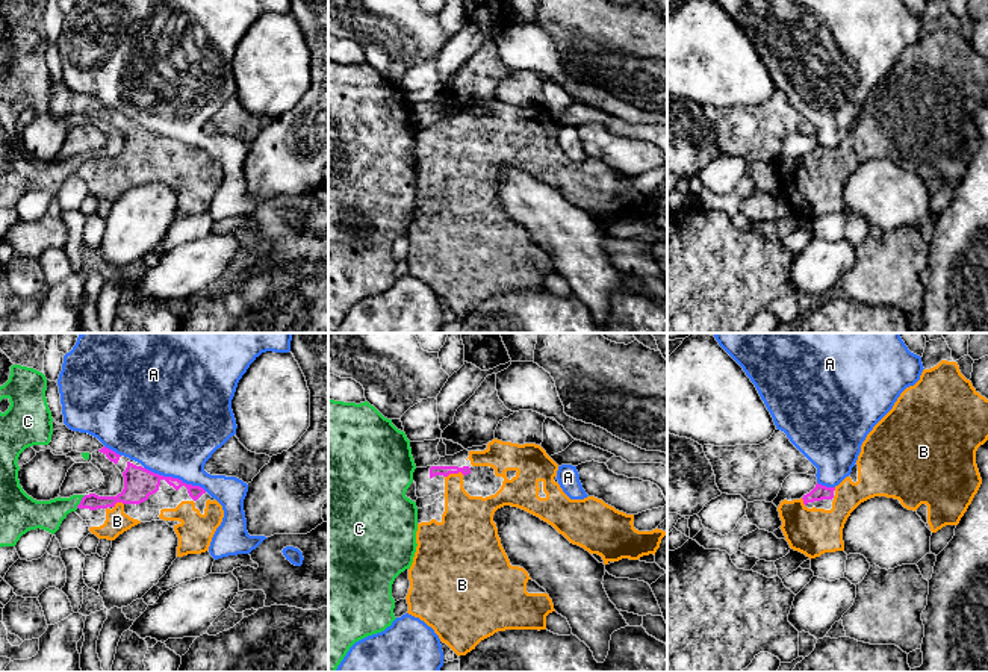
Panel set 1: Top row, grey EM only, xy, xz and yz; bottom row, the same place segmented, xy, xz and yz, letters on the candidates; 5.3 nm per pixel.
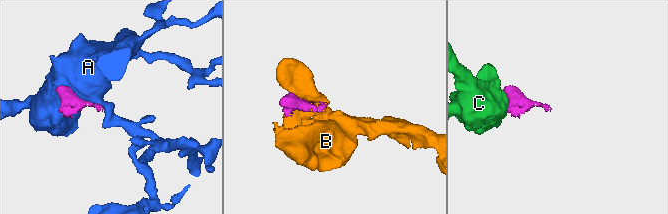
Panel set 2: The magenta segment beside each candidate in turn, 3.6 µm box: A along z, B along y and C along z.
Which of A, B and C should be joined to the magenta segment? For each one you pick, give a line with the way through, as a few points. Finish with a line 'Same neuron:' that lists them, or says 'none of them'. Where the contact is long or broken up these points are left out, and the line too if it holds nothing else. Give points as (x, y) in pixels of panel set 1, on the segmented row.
Same neuron: B

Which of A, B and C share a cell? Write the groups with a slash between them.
A / B / C

